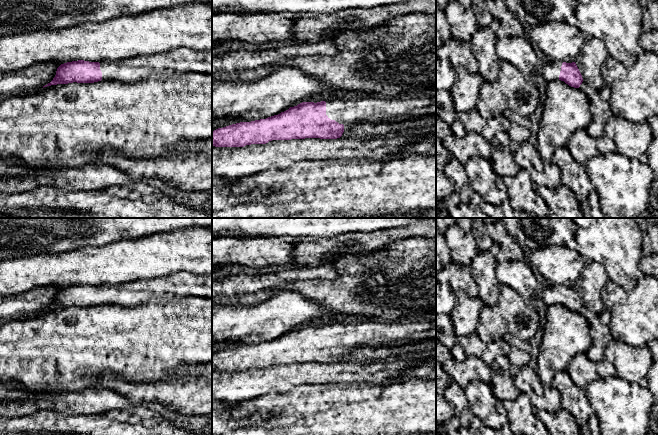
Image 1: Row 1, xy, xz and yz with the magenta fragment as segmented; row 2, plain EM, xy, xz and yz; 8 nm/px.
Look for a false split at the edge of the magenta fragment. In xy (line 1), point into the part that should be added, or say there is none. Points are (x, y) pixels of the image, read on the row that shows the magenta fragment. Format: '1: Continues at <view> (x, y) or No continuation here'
1: Continues at xy (183, 60)

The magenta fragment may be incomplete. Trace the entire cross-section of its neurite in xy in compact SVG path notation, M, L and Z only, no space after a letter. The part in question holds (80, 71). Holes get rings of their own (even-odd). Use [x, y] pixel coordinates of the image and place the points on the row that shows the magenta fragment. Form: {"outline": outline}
{"outline": "M181 47L172 51L167 51L167 52L162 52L162 53L157 53L154 55L142 55L142 56L137 56L137 57L131 57L128 59L124 59L121 61L116 61L116 62L110 62L110 61L102 61L102 62L89 62L89 61L84 61L84 60L78 60L78 61L72 61L72 62L67 62L64 64L61 64L56 71L56 75L53 78L53 80L48 83L47 85L43 86L47 87L47 86L51 86L51 85L57 85L57 84L68 84L68 83L73 83L73 82L77 82L77 83L94 83L94 82L98 82L101 80L118 80L118 81L123 81L123 82L127 82L127 83L134 83L134 82L138 82L143 80L144 78L152 75L152 74L162 74L162 75L184 75L184 74L188 74L188 73L208 73L208 74L212 74L212 51L196 51L187 47Z"}

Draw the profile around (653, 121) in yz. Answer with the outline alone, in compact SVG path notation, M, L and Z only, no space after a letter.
M652 116L647 121L652 129L653 136L658 137L658 116Z

